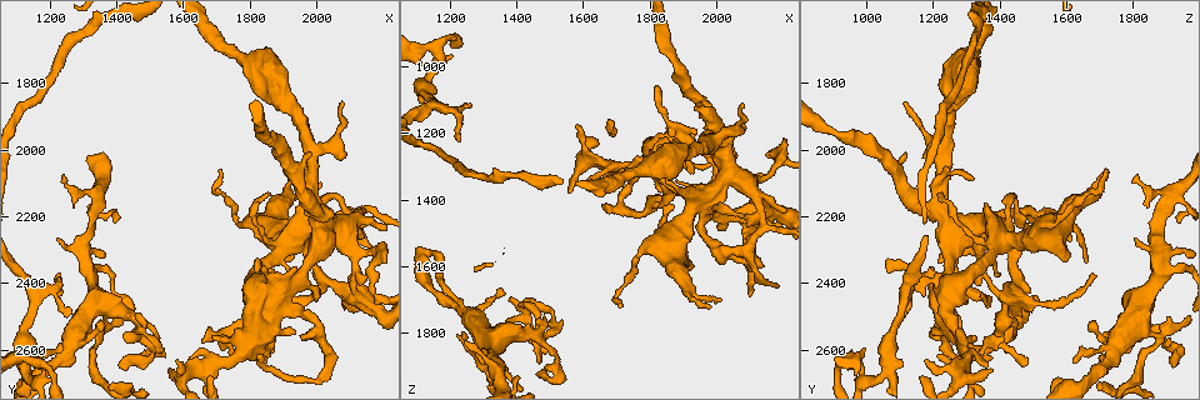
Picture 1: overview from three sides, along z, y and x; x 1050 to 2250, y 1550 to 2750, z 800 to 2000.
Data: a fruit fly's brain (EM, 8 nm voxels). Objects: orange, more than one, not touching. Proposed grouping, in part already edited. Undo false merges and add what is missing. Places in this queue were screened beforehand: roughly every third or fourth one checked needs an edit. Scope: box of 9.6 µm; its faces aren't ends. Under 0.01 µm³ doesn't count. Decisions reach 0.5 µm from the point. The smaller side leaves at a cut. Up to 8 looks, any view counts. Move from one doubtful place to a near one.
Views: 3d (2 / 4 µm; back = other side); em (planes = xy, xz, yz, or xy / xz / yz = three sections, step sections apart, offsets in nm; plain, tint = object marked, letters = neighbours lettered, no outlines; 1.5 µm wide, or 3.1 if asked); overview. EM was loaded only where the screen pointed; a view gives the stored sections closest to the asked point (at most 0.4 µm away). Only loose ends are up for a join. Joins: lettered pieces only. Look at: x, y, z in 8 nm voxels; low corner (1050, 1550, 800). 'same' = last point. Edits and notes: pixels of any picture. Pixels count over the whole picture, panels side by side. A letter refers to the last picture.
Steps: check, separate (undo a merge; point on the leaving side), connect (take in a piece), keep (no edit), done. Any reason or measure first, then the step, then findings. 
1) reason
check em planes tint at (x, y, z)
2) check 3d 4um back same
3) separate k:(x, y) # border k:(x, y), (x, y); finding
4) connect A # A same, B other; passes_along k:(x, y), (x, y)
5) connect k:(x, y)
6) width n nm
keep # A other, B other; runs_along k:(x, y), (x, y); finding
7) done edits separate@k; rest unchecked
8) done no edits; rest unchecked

three-way junction
check 3d 4um back at (1250, 2590, 1740)

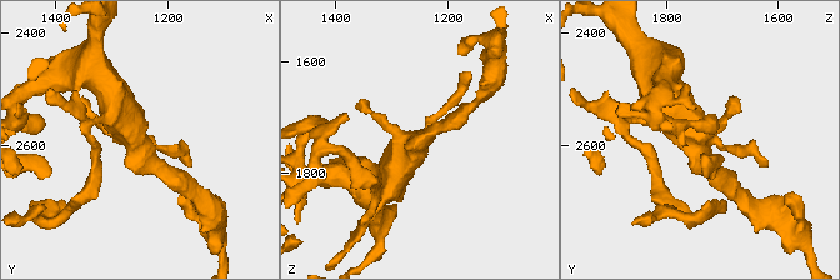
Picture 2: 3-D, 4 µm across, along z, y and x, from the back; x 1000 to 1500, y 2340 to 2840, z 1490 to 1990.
check em xz step 4 letters at (1250, 2595, 1750)

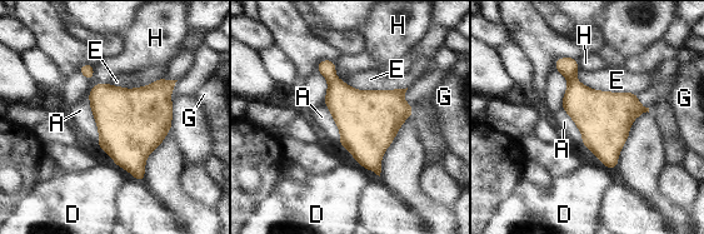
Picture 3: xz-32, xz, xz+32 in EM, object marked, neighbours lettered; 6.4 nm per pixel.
width 360 nm
keep # A other, D other, E other, G other, H other; border 3:(96, 83), (89, 108), (98, 142); one neuron here

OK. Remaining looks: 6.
thick turns thin
check 3d 2um at (1470, 2530, 1810)

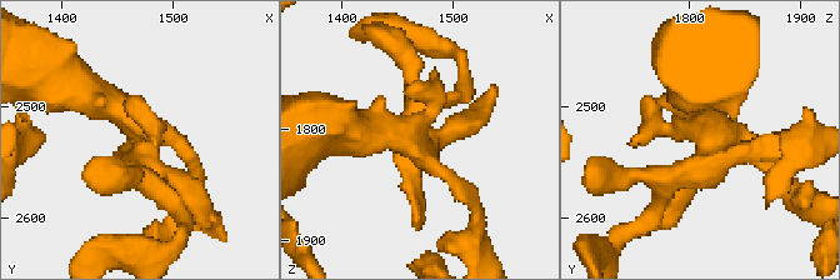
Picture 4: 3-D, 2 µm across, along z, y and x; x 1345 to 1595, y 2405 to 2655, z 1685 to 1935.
now the EM
check em planes letters at (1474, 2530, 1818)

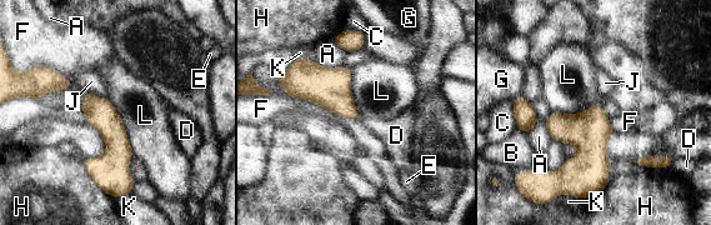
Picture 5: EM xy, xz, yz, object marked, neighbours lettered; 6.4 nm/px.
width 200 nm; longest_contact L 420 nm
keep # A other, B other, C other, D other, E other, F other, G other, H other, J other, K other, L other; one neuron here

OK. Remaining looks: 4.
branch stops here
check 3d 2um at (1220, 2370, 1220)

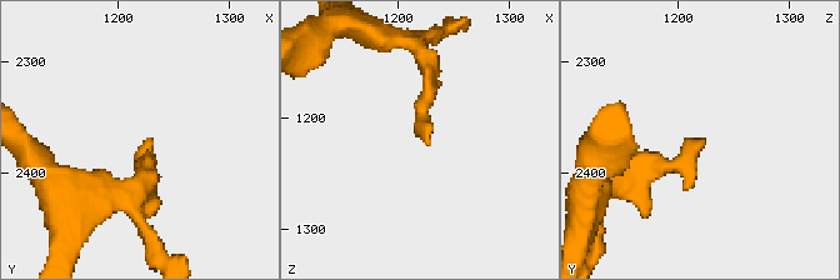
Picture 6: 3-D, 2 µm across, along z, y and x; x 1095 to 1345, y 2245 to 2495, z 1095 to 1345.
check em planes tint at (1226, 2370, 1224)

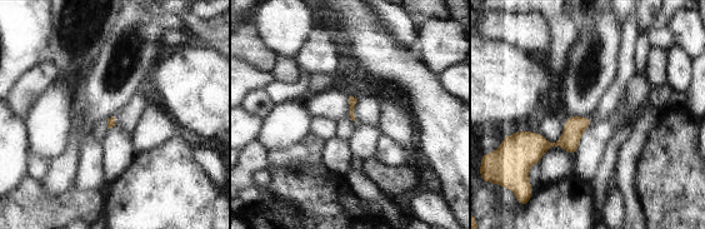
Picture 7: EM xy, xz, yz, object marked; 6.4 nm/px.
check em planes letters same

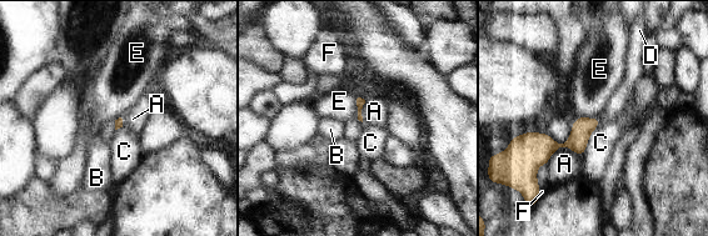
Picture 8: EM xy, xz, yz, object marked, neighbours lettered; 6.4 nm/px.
keep # A other, B other, C other, D other, E other, F other; no lettered piece goes on from it

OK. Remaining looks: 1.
done no edits; rest unchecked

